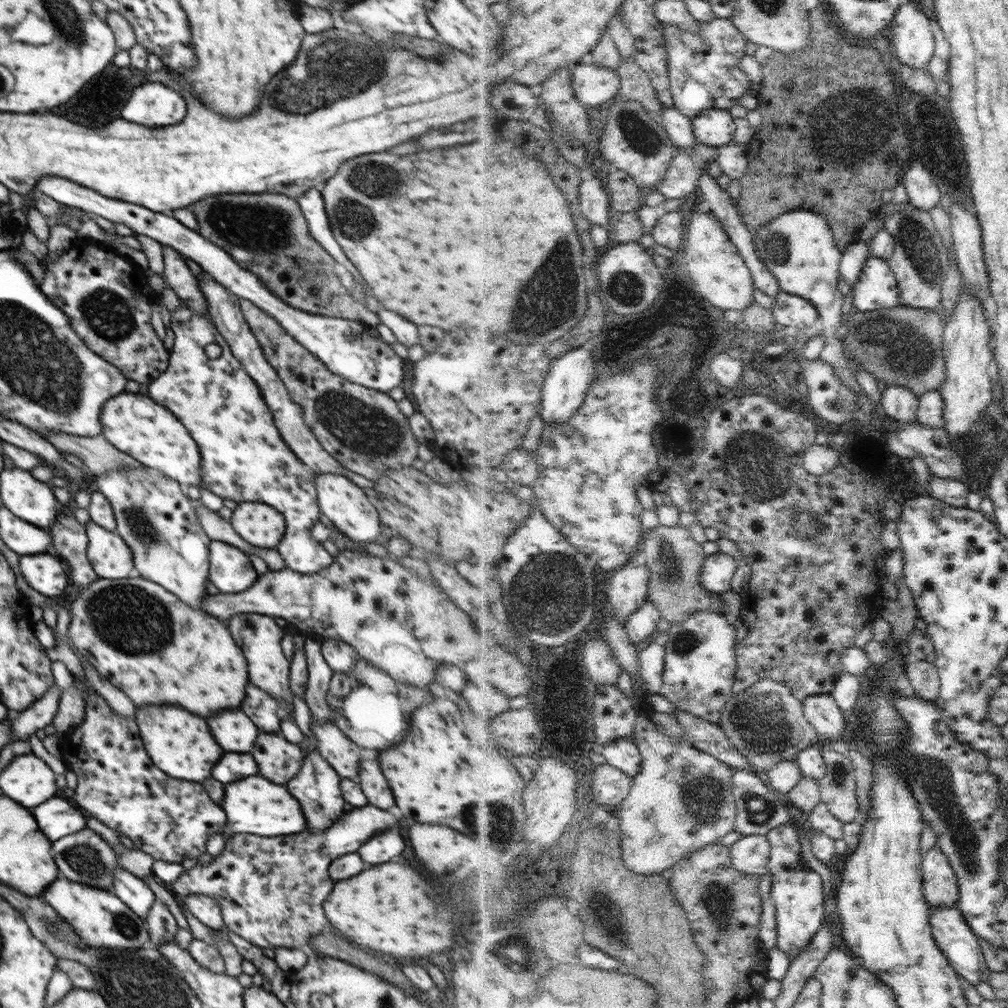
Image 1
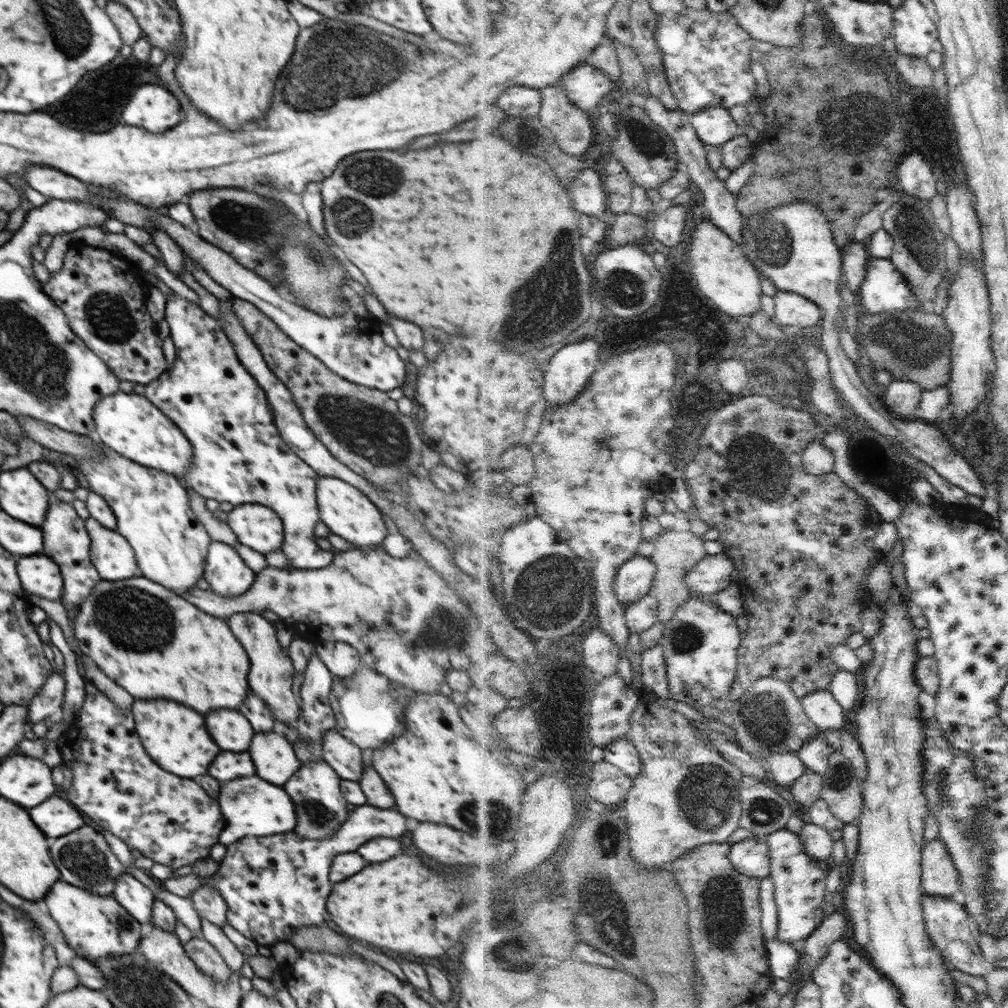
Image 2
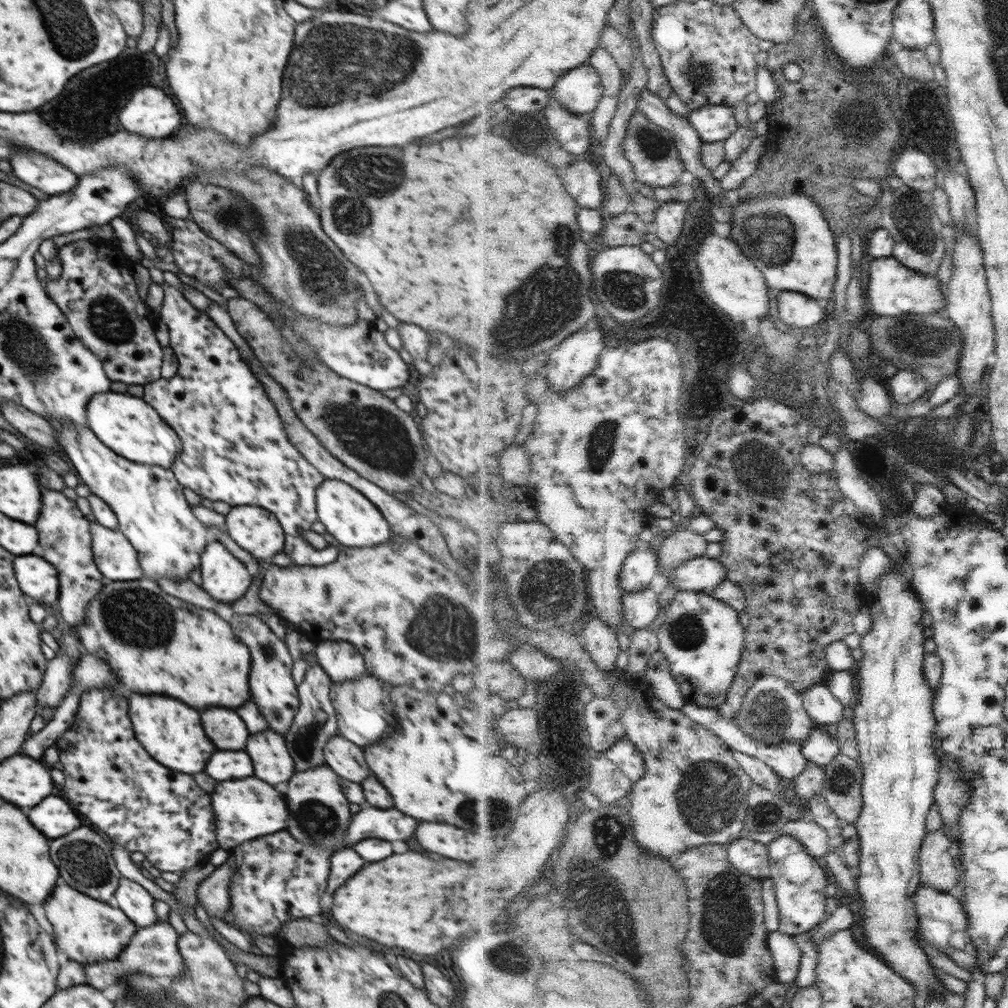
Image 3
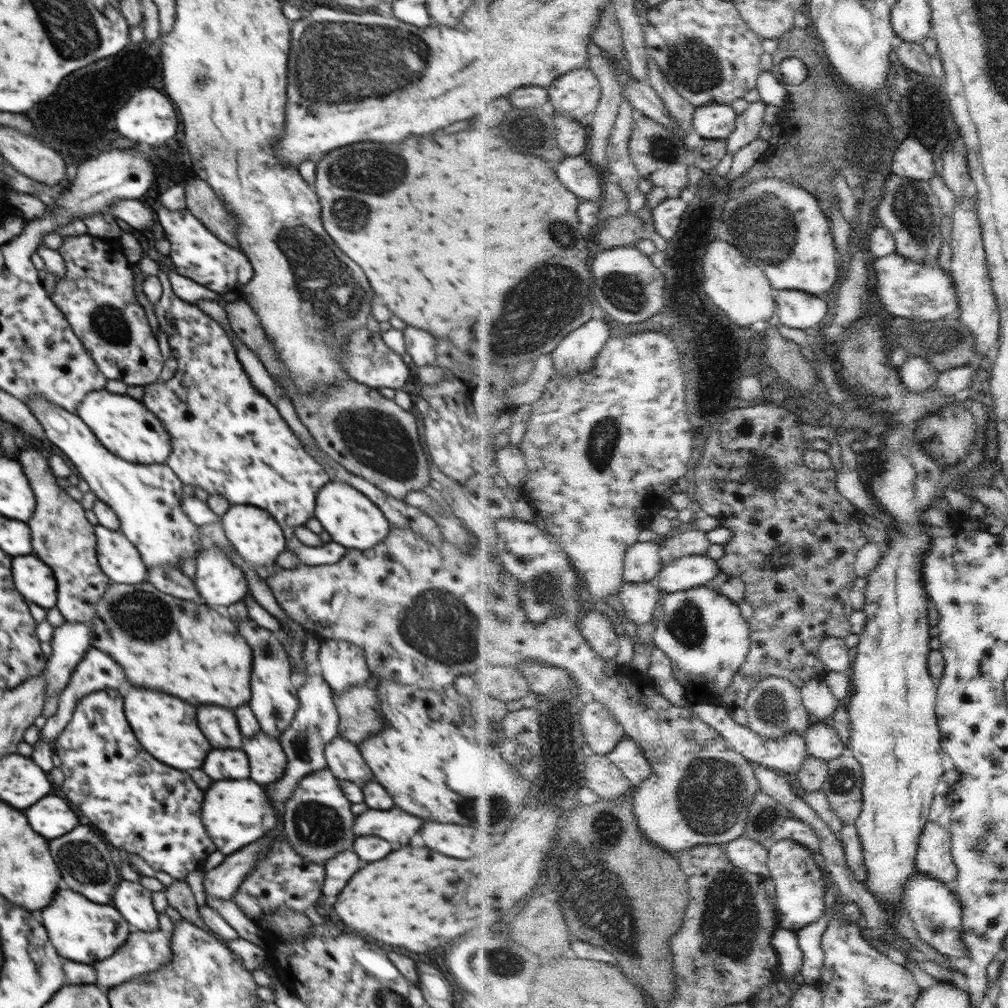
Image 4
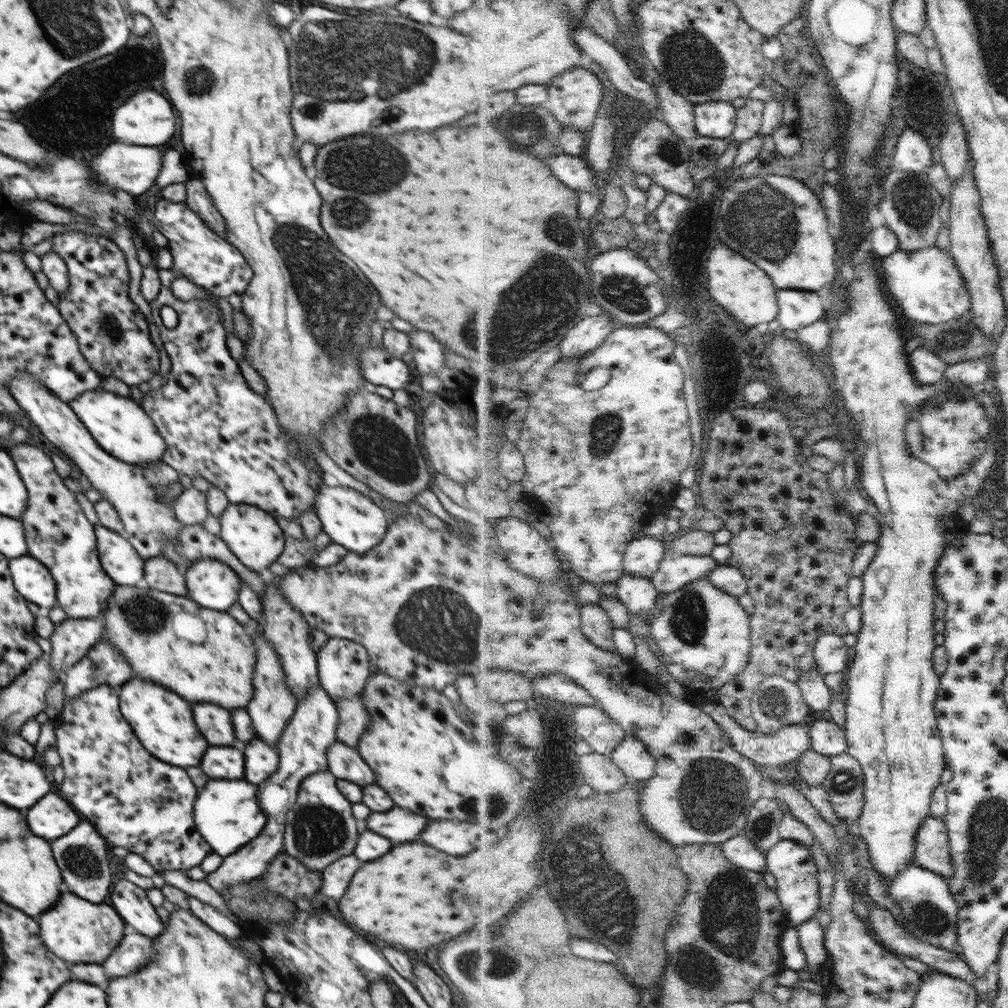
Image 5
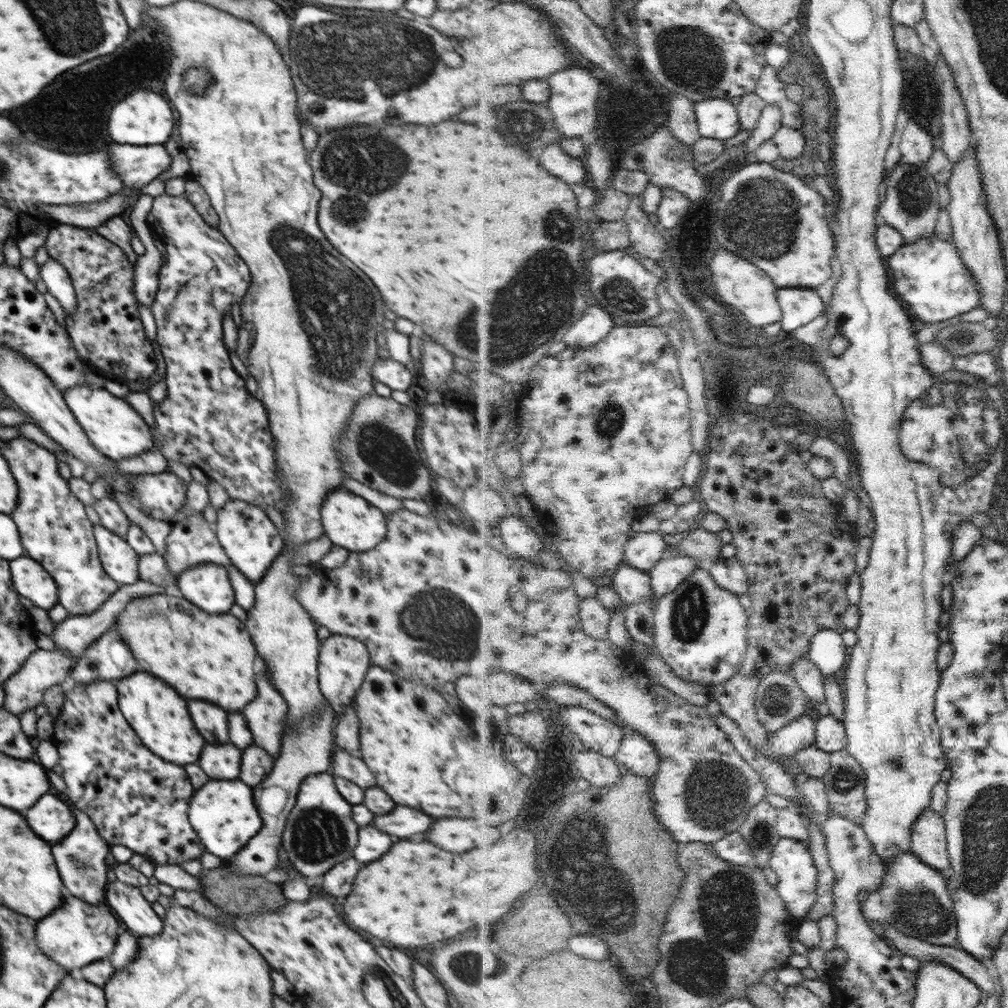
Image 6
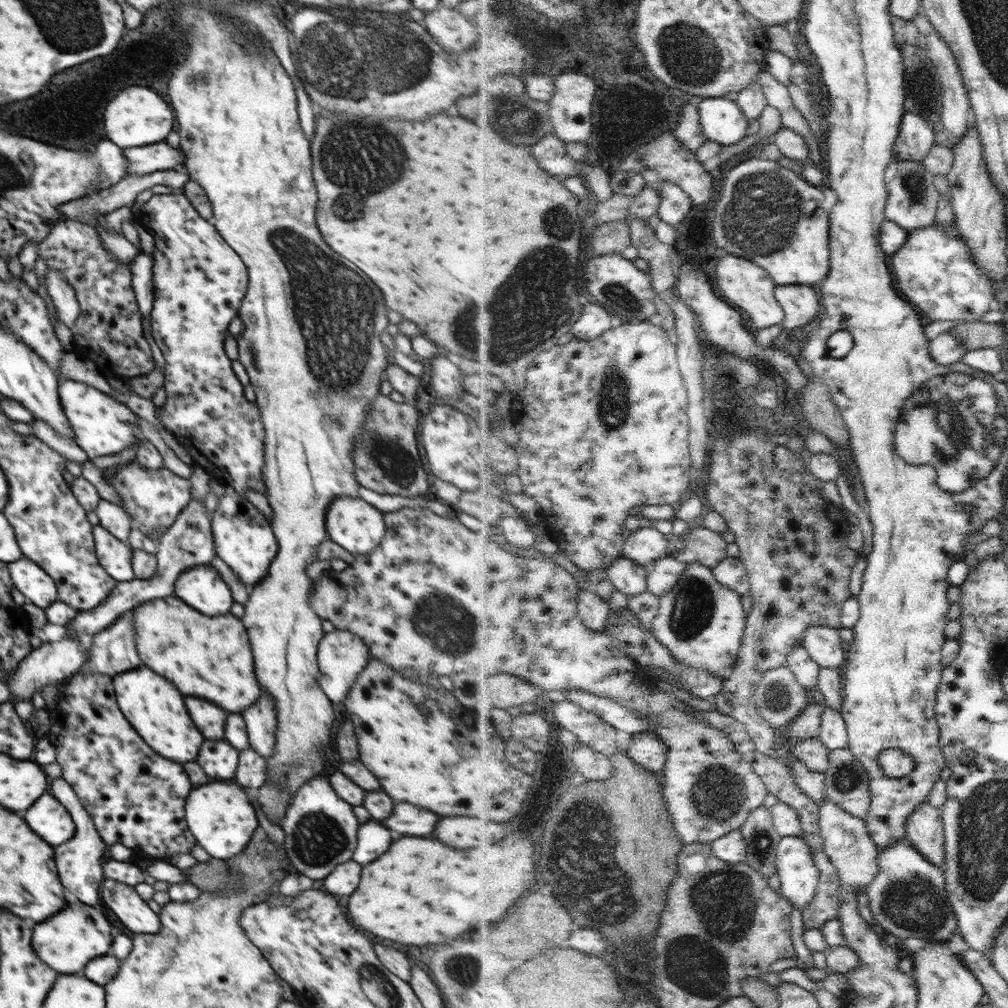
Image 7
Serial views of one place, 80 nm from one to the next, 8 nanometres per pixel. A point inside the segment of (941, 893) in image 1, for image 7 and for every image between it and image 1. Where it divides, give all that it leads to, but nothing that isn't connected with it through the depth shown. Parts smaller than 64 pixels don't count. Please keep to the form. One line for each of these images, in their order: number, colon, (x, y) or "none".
2: (939, 877)
3: (938, 870)
4: (934, 859)
5: (932, 847)
6: (929, 839)
7: (926, 827)

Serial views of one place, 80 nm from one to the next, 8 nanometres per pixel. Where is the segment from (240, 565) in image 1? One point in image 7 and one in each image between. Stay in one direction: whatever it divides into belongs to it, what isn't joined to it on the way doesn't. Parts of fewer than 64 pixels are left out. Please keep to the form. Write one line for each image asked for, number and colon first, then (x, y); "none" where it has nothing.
2: (225, 571)
3: (224, 577)
4: (219, 581)
5: (210, 583)
6: (207, 585)
7: (201, 587)

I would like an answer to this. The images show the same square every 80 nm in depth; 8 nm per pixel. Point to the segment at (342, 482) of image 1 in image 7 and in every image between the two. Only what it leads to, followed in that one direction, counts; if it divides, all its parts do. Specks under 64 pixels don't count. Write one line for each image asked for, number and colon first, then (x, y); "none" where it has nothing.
2: (347, 512)
3: (348, 515)
4: (353, 521)
5: (350, 519)
6: (350, 522)
7: (355, 525)

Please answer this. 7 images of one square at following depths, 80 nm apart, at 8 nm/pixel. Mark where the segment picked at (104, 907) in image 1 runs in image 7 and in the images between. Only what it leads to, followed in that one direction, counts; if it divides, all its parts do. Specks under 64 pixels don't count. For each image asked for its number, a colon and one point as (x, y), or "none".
2: (94, 925)
3: (90, 931)
4: (83, 931)
5: (77, 931)
6: (79, 933)
7: (67, 942)

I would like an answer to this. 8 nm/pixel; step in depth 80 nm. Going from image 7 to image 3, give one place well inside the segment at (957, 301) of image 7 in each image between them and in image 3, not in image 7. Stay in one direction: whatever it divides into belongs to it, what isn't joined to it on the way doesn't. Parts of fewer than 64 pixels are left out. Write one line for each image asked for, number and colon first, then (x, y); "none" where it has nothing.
3: (894, 289)
4: (918, 290)
5: (928, 286)
6: (930, 275)

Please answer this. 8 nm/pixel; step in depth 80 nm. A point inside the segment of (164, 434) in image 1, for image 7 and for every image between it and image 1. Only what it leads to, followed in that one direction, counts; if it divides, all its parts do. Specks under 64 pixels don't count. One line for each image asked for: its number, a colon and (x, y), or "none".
2: (128, 423)
3: (126, 424)
4: (123, 425)
5: (120, 425)
6: (113, 426)
7: (102, 427)

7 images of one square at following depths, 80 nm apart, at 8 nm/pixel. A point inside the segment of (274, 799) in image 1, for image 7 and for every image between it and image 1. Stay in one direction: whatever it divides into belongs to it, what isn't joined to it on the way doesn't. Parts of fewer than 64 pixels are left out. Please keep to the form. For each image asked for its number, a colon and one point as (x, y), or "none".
2: (252, 808)
3: (248, 808)
4: (235, 813)
5: (227, 814)
6: (223, 814)
7: (220, 817)

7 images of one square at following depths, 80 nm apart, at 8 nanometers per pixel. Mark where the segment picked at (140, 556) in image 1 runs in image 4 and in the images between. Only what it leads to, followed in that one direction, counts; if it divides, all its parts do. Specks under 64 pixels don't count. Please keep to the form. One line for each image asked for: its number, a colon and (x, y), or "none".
2: (170, 544)
3: (153, 514)
4: (147, 499)

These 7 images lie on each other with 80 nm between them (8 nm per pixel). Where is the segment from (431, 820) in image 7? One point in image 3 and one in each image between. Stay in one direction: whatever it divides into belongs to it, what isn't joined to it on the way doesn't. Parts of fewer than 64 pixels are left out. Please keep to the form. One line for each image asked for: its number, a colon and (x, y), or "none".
3: (390, 825)
4: (393, 825)
5: (398, 825)
6: (403, 822)

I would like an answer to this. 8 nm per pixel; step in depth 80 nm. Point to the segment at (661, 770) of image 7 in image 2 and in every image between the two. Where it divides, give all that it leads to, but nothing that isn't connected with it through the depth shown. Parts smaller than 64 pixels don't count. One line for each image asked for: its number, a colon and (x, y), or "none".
2: (624, 753)
3: (625, 753)
4: (629, 755)
5: (633, 755)
6: (639, 752)

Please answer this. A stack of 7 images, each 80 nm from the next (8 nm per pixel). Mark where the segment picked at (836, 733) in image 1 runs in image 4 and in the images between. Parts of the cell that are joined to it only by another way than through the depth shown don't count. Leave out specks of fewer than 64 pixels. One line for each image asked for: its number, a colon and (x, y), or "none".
2: (822, 706)
3: (824, 706)
4: (818, 695)

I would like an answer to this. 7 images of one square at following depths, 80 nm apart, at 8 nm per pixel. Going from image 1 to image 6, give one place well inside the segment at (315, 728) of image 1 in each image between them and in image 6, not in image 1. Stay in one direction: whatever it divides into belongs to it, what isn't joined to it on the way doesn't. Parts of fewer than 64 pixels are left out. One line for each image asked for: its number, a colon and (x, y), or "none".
2: (343, 756)
3: (345, 758)
4: (344, 759)
5: (344, 762)
6: (344, 765)

